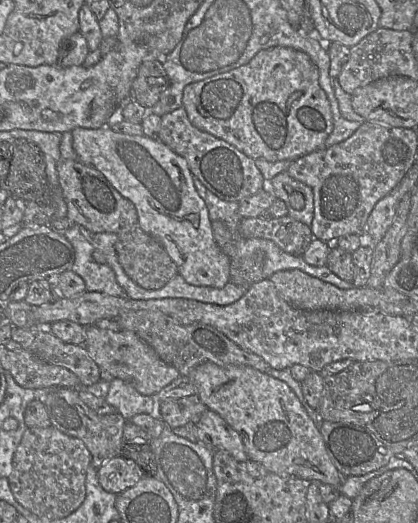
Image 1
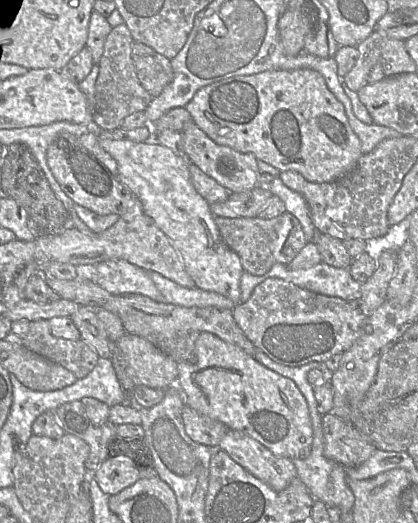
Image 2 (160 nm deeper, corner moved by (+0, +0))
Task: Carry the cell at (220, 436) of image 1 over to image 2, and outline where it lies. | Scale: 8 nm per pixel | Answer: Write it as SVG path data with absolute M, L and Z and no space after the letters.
M229 429L218 448L275 491L285 489L298 477L291 459L274 455L264 445L242 432Z

